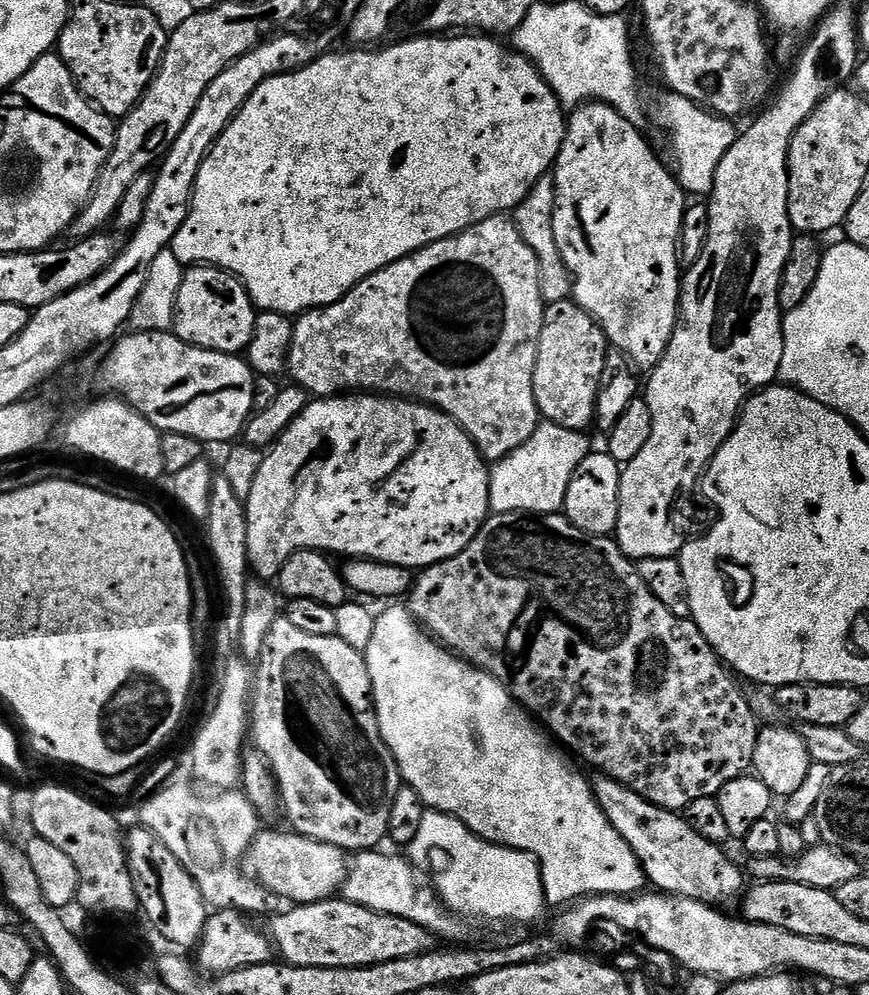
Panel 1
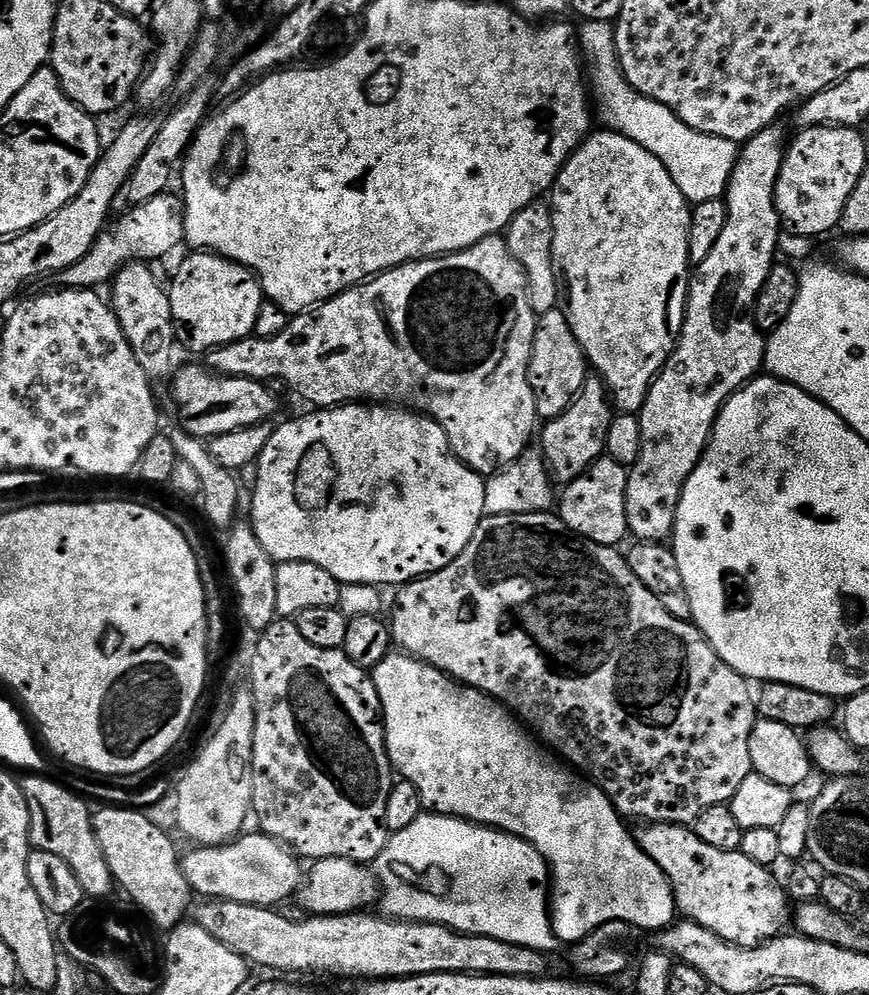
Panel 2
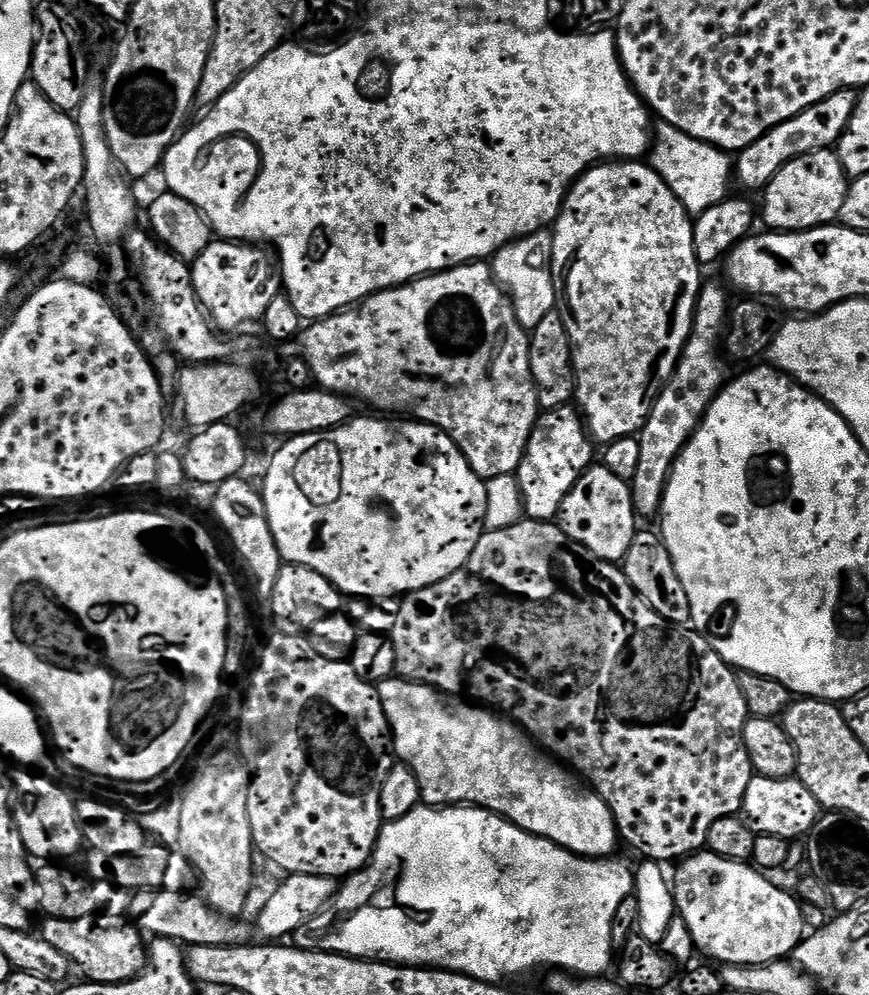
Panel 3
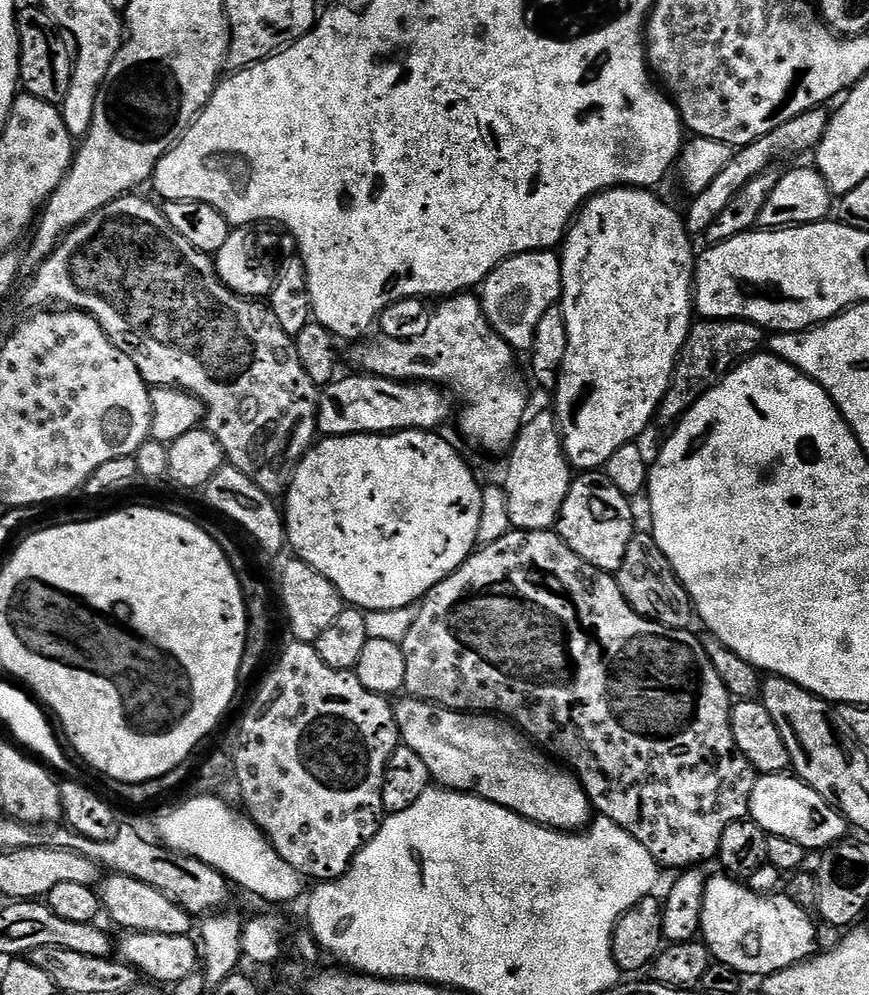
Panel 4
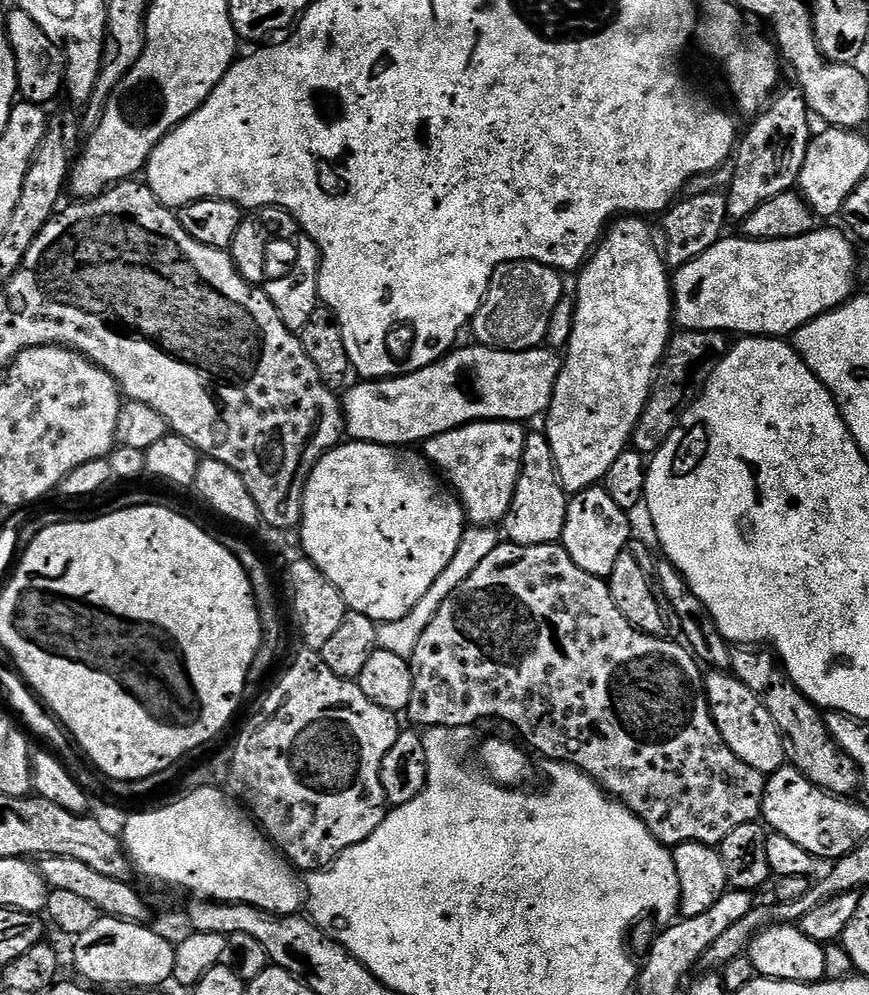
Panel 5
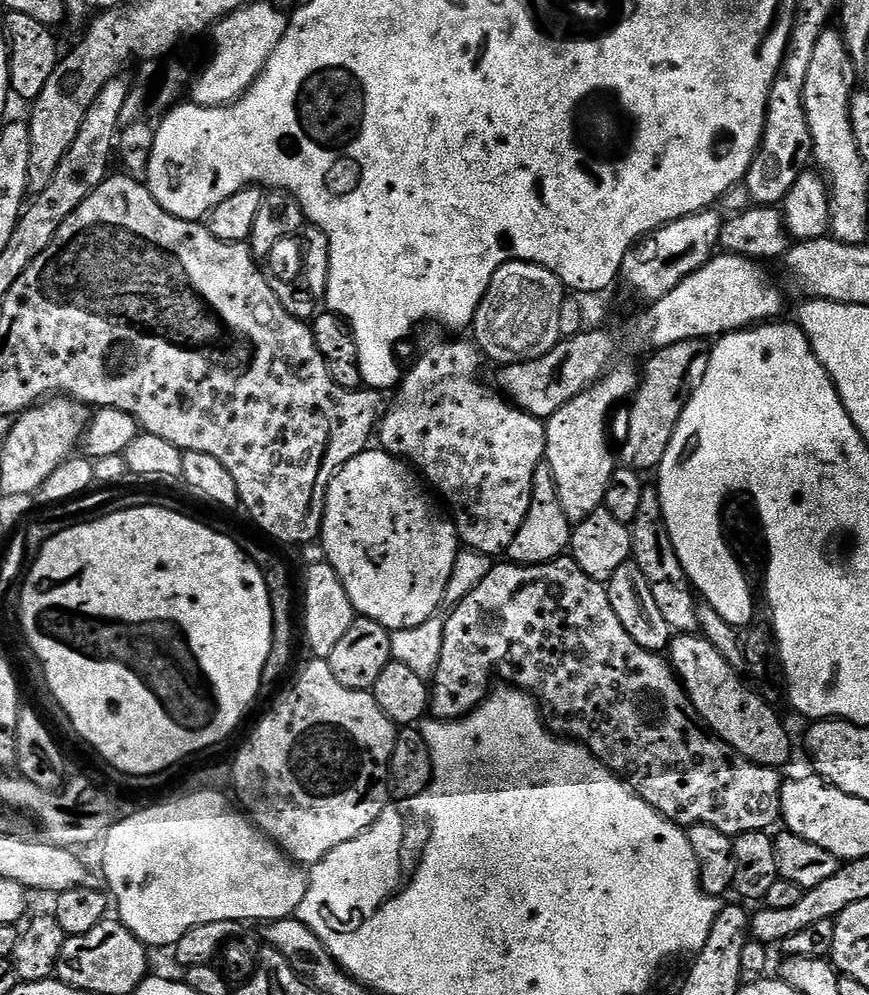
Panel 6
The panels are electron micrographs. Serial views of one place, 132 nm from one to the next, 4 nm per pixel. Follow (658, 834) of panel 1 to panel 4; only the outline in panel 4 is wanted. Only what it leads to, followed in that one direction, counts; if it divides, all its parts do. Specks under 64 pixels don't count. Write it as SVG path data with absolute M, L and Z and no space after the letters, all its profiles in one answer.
M727 874L708 876L706 894L702 898L702 922L700 936L702 943L712 953L715 963L730 966L741 977L756 976L763 978L778 970L786 970L786 966L794 966L798 962L809 959L817 951L816 924L811 920L809 909L798 906L786 894L760 895L748 887L747 883Z

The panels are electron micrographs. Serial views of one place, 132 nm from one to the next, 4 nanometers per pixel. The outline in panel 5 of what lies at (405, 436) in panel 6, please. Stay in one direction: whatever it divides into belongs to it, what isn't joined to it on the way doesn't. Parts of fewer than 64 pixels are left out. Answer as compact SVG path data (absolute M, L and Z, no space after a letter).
M477 420L475 424L467 424L424 441L423 455L450 485L464 507L465 517L473 525L499 525L512 511L514 490L518 486L522 456L528 441L524 428L523 423L515 420Z

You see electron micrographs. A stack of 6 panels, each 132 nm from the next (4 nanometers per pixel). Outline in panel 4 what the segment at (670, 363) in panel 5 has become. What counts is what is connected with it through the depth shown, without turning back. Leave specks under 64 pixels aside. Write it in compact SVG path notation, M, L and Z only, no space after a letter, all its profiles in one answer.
M697 319L688 332L686 342L676 359L676 375L668 393L660 403L659 423L675 425L700 400L707 389L713 388L720 379L727 376L737 364L743 364L749 356L755 356L766 344L766 332L745 320Z

